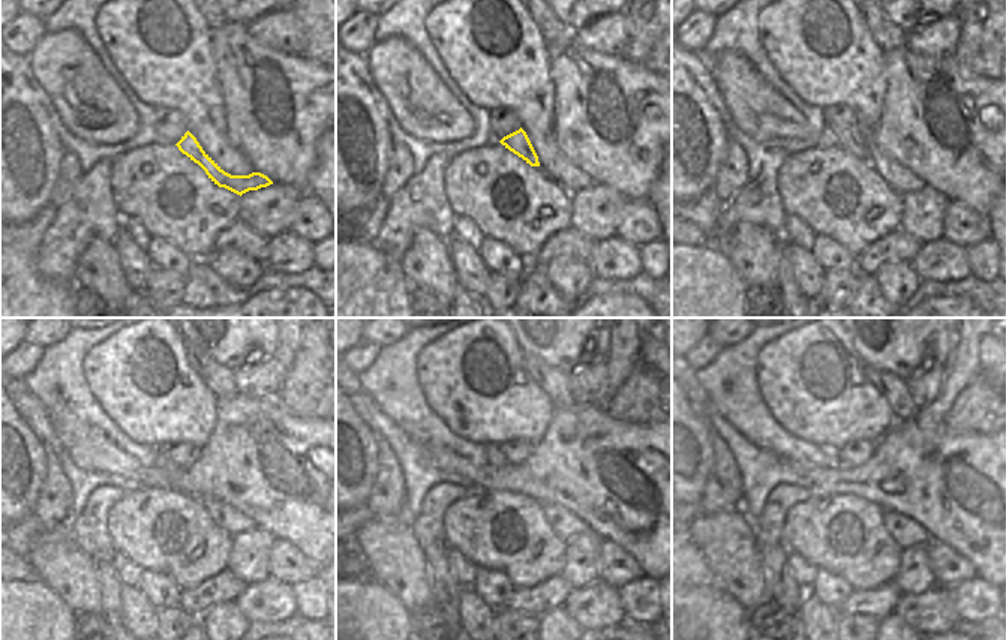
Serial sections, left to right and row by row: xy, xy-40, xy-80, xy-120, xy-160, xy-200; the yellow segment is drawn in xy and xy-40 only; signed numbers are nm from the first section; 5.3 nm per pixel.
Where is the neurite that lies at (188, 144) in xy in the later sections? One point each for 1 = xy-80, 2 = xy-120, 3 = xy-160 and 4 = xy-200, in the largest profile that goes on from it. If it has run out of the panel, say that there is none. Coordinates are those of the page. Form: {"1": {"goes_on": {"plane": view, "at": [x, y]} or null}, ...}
{"1": {"goes_on": {"plane": "xy-80", "at": [855, 140]}}, "2": {"goes_on": {"plane": "xy-120", "at": [162, 462]}}, "3": {"goes_on": {"plane": "xy-160", "at": [494, 453]}}, "4": {"goes_on": {"plane": "xy-200", "at": [832, 454]}}}

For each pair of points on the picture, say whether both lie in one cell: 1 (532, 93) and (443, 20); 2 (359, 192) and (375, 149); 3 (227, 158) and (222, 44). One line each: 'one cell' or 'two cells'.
1: one cell
2: one cell
3: two cells

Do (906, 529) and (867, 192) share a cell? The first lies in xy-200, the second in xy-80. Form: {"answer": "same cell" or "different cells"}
{"answer": "different cells"}

